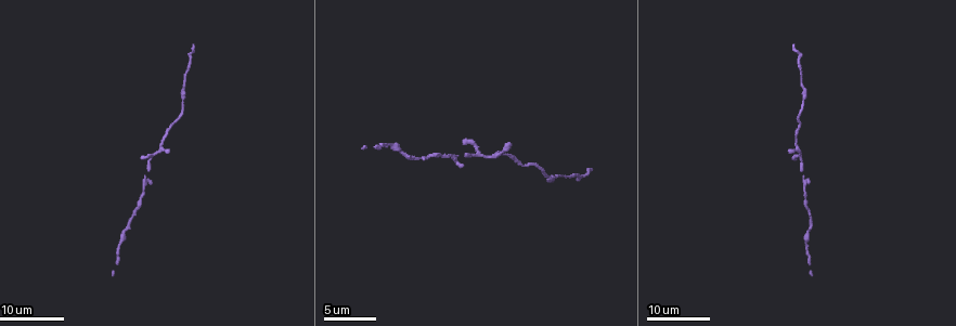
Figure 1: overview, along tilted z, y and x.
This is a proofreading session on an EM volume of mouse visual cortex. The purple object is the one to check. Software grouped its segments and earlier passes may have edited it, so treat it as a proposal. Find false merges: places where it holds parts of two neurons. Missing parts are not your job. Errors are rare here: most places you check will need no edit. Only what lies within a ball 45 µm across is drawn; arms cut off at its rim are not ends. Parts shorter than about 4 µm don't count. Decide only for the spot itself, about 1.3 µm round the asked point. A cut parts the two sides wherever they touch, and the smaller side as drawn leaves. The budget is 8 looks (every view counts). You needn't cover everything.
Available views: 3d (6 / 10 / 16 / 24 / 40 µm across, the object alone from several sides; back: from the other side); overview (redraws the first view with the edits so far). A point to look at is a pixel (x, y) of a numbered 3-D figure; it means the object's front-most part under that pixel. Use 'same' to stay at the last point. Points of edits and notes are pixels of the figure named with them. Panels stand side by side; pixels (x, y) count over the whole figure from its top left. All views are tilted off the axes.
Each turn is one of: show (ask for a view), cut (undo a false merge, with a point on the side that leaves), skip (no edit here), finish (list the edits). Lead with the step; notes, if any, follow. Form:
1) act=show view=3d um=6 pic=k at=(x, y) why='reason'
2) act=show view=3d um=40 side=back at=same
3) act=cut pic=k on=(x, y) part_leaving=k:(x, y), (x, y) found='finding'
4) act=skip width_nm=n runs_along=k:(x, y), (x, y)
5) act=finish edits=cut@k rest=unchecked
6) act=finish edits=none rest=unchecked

act=show view=3d um=16 pic=1 at=(182, 96)

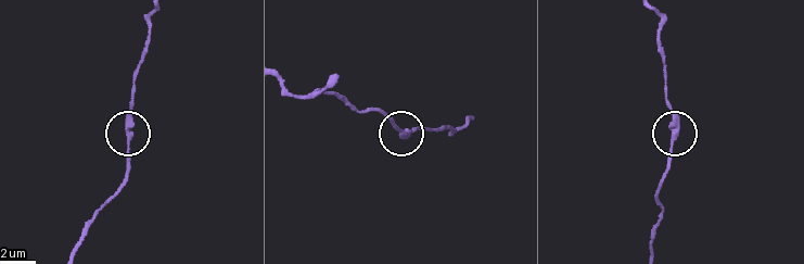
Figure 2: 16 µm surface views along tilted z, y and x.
act=show view=3d um=6 pic=2 at=(402, 131)

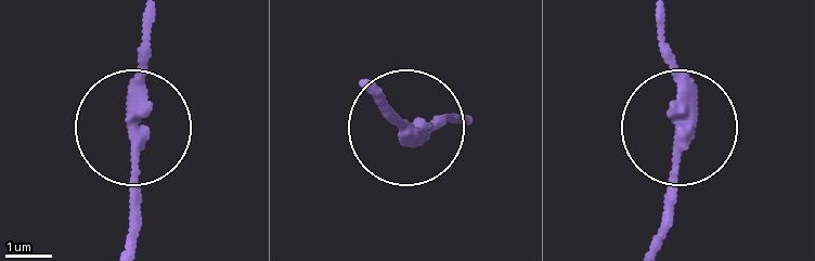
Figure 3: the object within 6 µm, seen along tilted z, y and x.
act=skip width_nm=270 found='continuous, no second neuron'

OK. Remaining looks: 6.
act=show view=3d um=16 pic=1 at=(142, 187) why='a narrow waist'

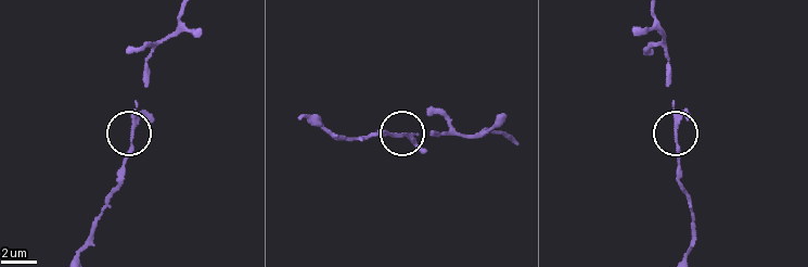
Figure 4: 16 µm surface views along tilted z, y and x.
act=show view=3d um=6 pic=4 at=(402, 135)

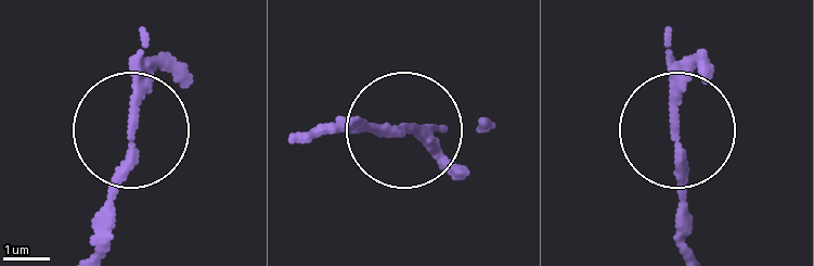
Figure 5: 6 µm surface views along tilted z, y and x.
act=skip found='all the same neuron'

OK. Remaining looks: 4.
act=show view=3d um=16 pic=1 at=(120, 241) why='calibre changes'

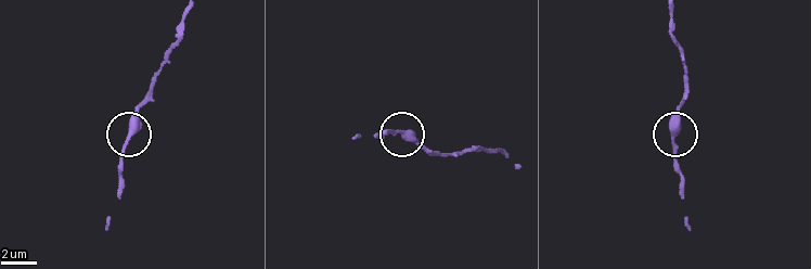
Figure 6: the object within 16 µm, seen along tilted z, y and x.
act=show view=3d um=10 pic=6 at=(403, 133) why='closer look'

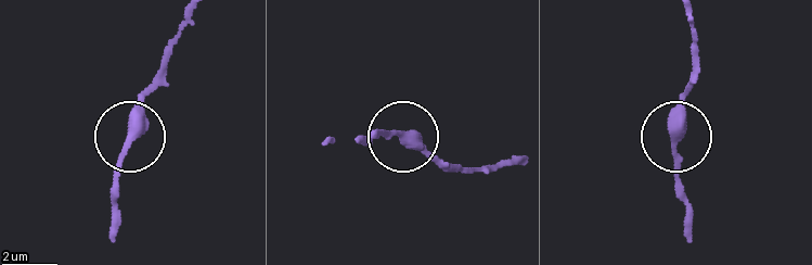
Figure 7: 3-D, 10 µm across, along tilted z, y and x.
act=skip width_nm=330 runs_along=7:(188, 20), (129, 146), (111, 227) found='continuous, no second neuron'

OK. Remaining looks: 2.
act=show view=3d um=16 pic=1 at=(475, 154) why='three-way junction'

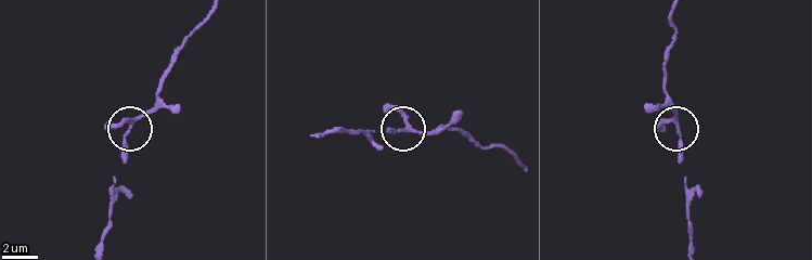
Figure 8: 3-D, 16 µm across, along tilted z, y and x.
act=show view=3d um=6 pic=8 at=(406, 131)

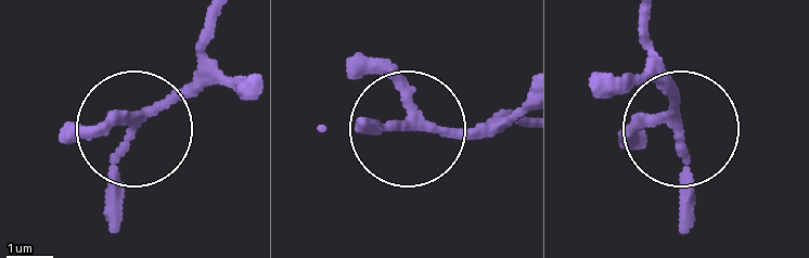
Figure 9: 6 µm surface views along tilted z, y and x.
act=skip width_nm=180 runs_along=9:(139, 123), (216, 67) found='continuous, no second neuron'

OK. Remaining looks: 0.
act=finish edits=none rest=unchecked

